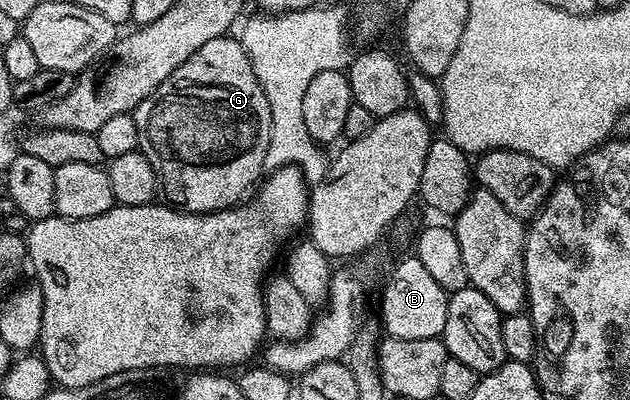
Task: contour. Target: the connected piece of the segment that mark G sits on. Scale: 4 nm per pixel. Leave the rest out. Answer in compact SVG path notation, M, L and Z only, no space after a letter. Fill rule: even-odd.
M223 36L216 40L208 40L200 52L196 52L164 84L160 84L155 92L152 92L133 111L137 124L138 147L145 158L152 164L153 171L157 174L159 195L165 203L186 211L187 214L211 214L213 210L228 210L231 206L237 206L243 201L246 189L257 183L264 174L264 156L268 152L268 140L270 139L270 113L268 112L268 96L264 96L264 88L260 88L260 80L256 80L256 72L248 60L248 52L244 52L241 41L234 36ZM166 146L170 146L170 162L166 162Z

